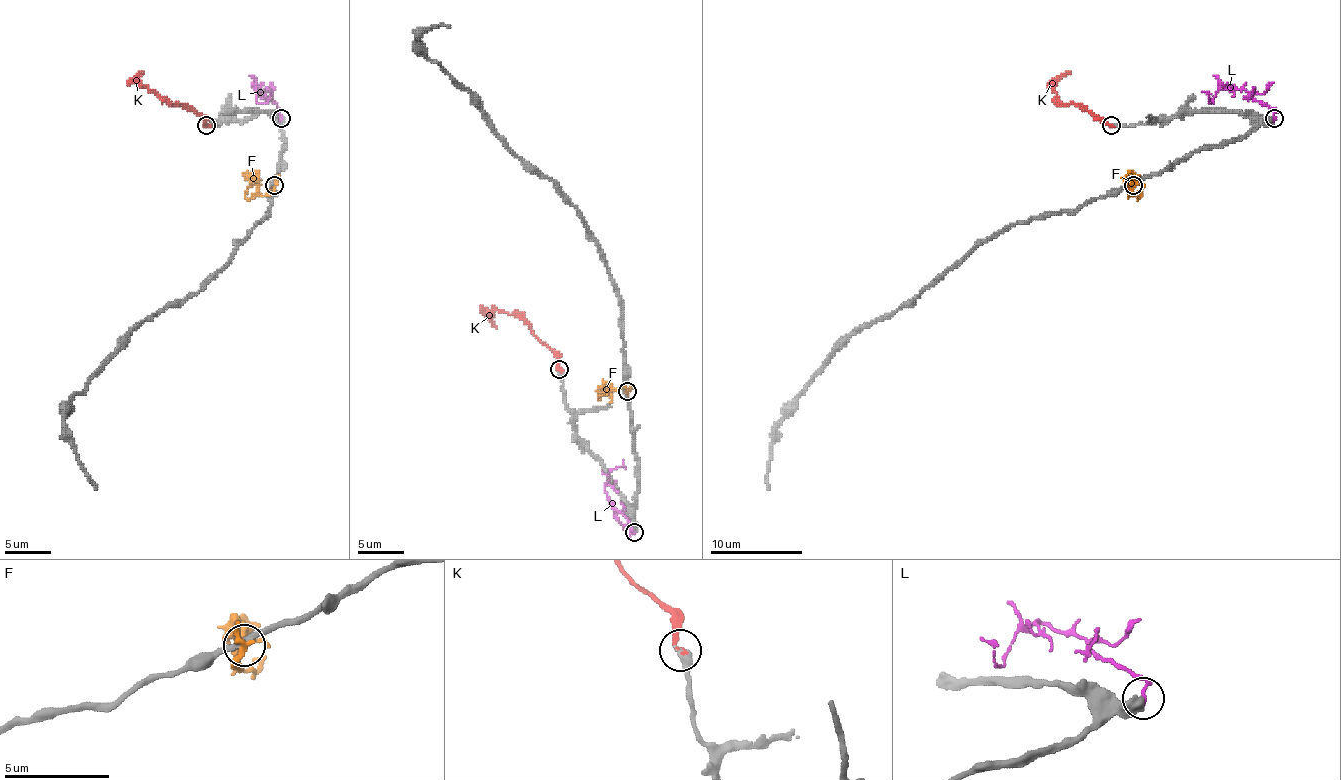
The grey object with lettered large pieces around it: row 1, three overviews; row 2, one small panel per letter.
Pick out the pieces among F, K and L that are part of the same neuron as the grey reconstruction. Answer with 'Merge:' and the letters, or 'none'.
Merge: K

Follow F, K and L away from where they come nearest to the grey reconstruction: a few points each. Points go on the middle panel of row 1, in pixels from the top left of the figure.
F: (628, 390), (600, 390)
K: (558, 370), (558, 358), (524, 321), (496, 310), (491, 321), (496, 328)
L: (635, 531), (605, 490), (612, 469), (623, 467), (623, 460)

